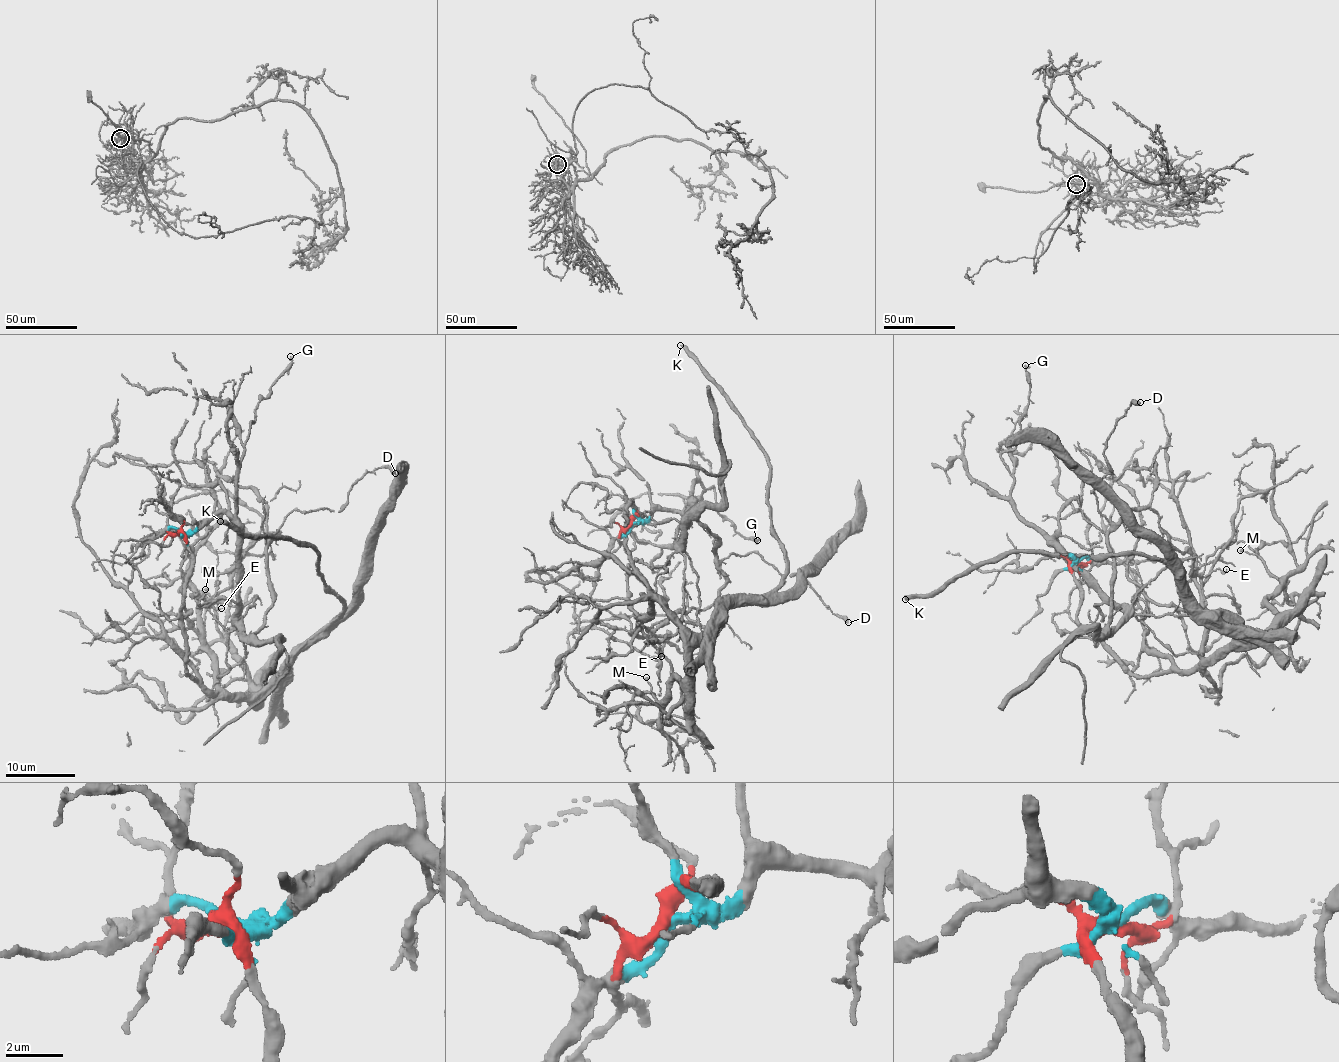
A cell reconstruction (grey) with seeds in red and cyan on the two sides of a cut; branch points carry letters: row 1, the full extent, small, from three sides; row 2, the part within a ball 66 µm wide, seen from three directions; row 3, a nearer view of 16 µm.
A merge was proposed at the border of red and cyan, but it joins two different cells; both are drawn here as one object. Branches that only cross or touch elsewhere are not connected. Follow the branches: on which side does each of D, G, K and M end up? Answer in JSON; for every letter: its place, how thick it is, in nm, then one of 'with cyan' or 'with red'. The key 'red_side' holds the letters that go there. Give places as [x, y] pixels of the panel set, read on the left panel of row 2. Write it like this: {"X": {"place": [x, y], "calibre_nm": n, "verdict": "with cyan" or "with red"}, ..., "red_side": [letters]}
{"D": {"place": [395, 473], "calibre_nm": 420, "verdict": "with cyan"}, "G": {"place": [290, 356], "calibre_nm": 200, "verdict": "with cyan"}, "K": {"place": [220, 521], "calibre_nm": 400, "verdict": "with red"}, "M": {"place": [205, 589], "calibre_nm": 170, "verdict": "with red"}, "red_side": ["K", "M"]}

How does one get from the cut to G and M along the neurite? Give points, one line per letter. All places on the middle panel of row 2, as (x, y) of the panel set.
G: (632, 523), (683, 510), (701, 481), (735, 532), (756, 541)
M: (632, 523), (633, 572), (688, 645), (683, 684), (674, 679), (659, 701), (646, 676)

